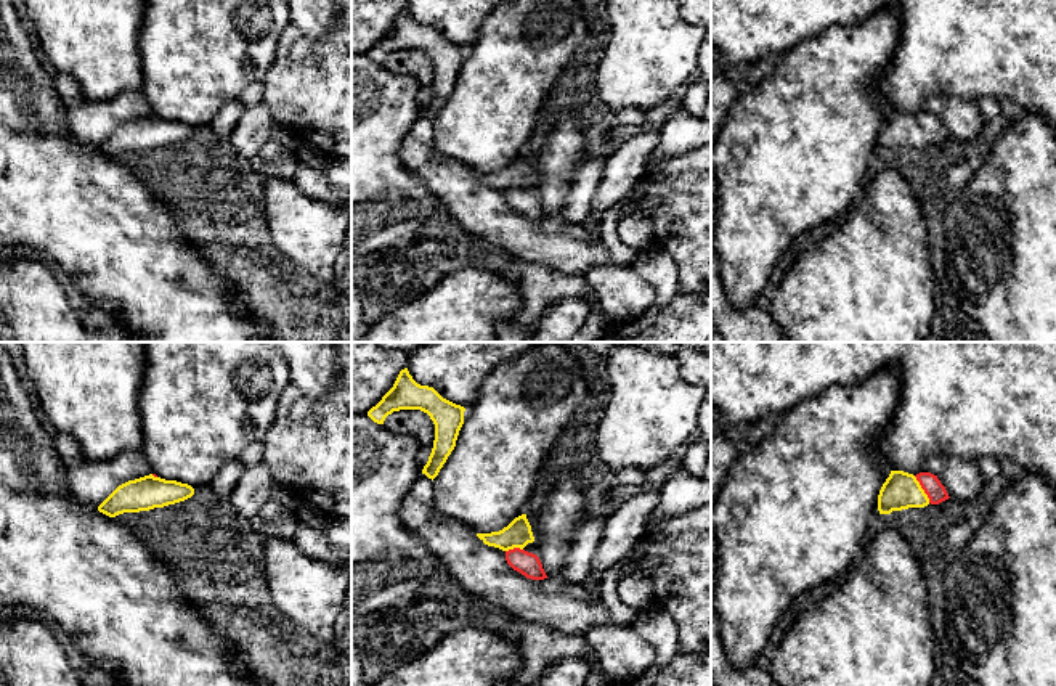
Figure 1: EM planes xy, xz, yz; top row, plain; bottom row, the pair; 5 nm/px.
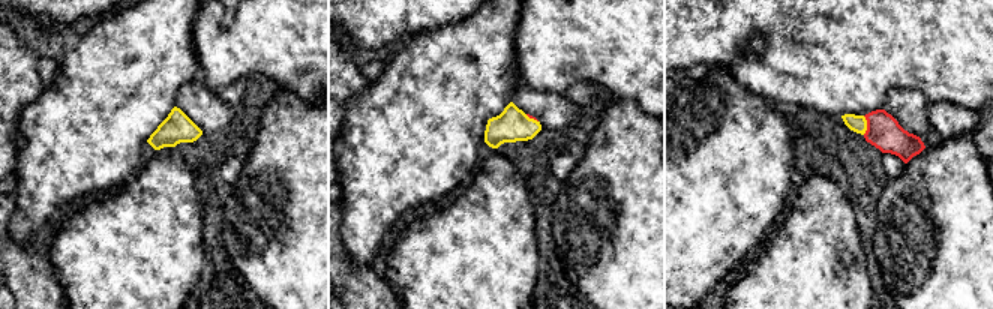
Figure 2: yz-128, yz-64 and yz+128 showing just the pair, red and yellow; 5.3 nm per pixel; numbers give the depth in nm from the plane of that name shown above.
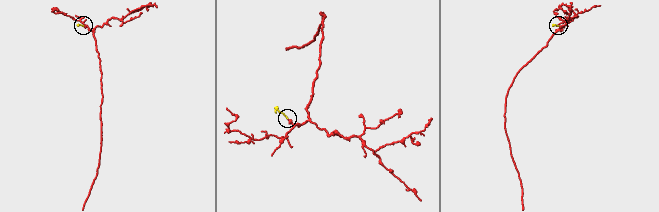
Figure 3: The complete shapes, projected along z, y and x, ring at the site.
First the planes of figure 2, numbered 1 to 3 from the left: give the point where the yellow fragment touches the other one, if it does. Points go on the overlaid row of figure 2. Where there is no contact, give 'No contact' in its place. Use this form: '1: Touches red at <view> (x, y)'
1: No contact
2: Touches red at yz-64 (531, 117)
3: Touches red at yz+128 (867, 125)

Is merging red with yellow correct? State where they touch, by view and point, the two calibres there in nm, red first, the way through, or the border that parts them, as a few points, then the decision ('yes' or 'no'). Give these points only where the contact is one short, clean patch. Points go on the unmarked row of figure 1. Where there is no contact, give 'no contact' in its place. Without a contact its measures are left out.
meets red in yz at (921, 127); 100 nm thick on the red side, 190 nm on the other; runs through yz (936, 132), (921, 127), (901, 130); yes

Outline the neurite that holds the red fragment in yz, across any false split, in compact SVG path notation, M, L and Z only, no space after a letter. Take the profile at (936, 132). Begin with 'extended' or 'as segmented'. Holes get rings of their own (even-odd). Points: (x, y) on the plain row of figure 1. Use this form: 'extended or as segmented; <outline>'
extended; M891 111L878 135L879 154L891 154L908 148L924 148L948 140L945 127L937 116L920 112Z

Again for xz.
extended; M526 154L515 157L499 172L477 174L477 177L485 185L502 190L506 193L507 204L526 218L547 218L539 198L523 190L528 183L534 182Z

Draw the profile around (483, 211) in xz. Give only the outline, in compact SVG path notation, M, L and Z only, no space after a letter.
M425 114L403 137L400 159L461 227L518 260L578 276L586 276L597 265L615 265L599 235L555 217L526 218L507 204L506 191L485 185L465 164L437 154L435 130Z

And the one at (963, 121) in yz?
M932 96L923 103L923 112L934 114L948 137L960 141L979 138L987 122L976 103L958 96Z

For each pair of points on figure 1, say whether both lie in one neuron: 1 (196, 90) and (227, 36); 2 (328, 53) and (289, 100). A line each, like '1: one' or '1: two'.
1: one
2: one

